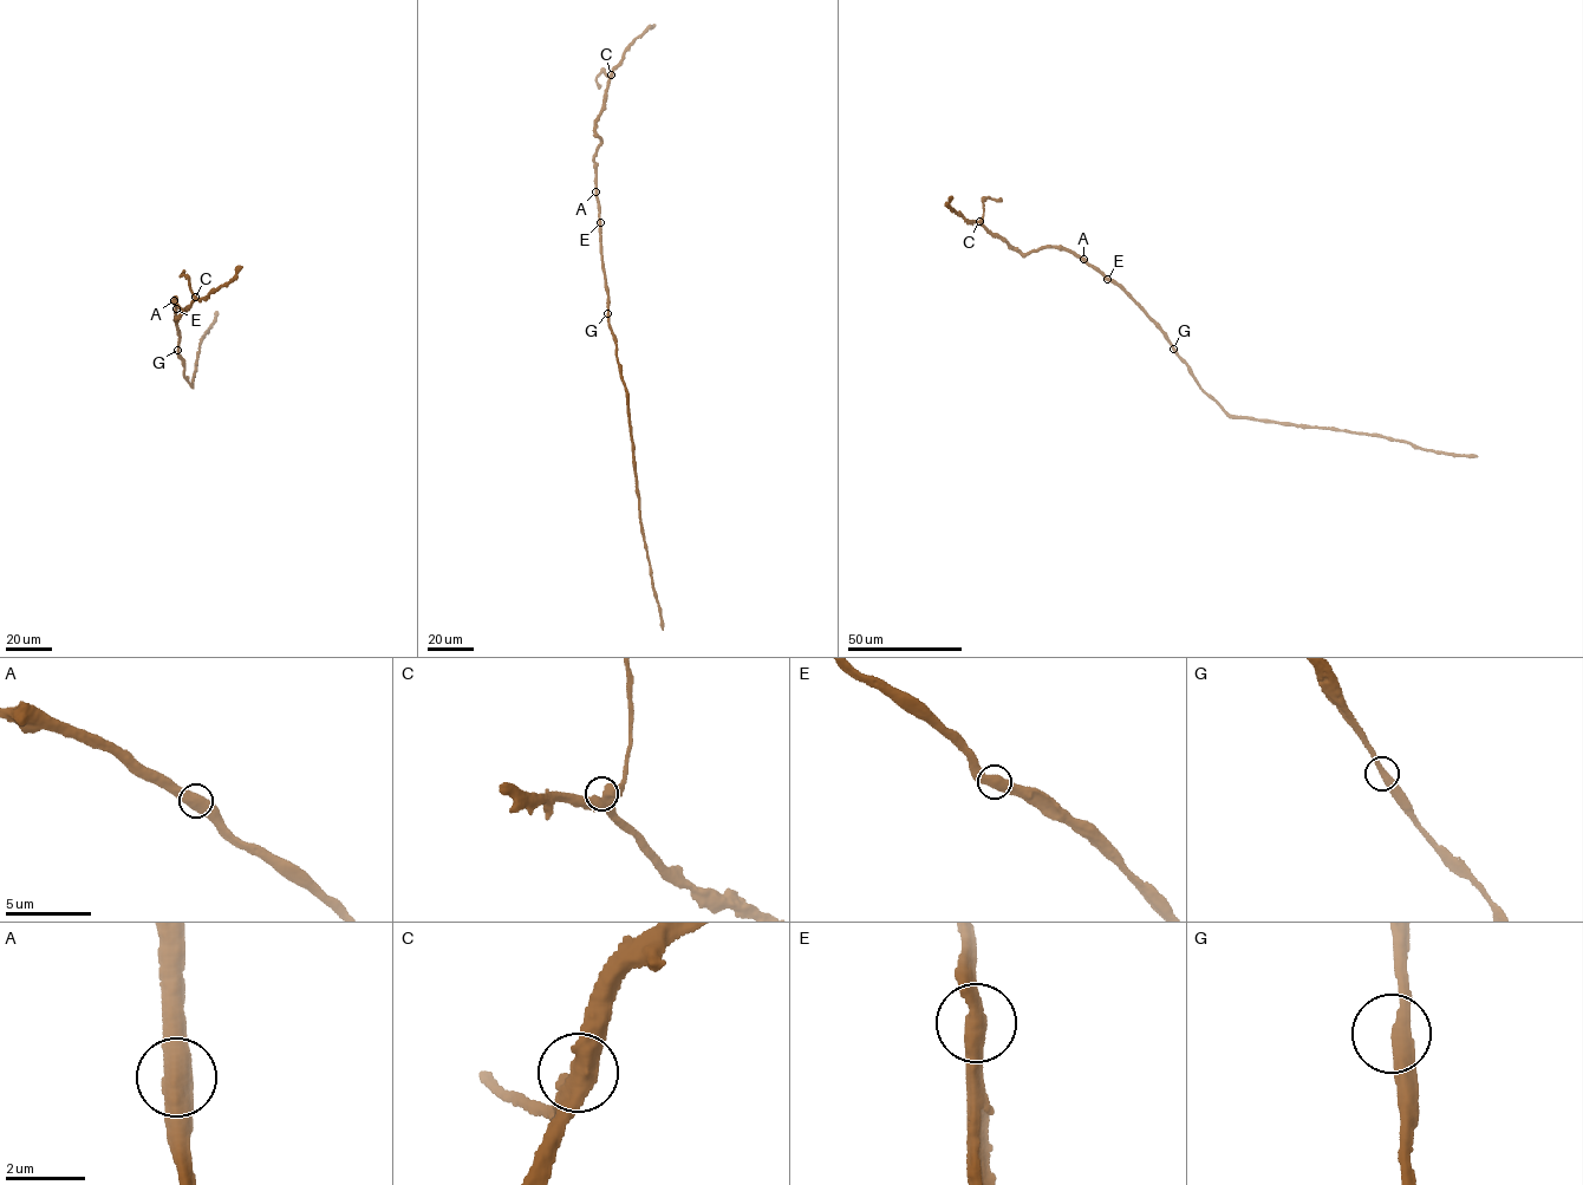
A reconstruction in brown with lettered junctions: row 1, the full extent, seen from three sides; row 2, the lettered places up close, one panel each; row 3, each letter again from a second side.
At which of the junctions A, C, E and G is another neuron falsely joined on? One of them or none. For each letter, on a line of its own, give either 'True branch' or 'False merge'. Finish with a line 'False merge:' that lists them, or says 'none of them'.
A: True branch
C: True branch
E: True branch
G: True branch
False merge: none of them

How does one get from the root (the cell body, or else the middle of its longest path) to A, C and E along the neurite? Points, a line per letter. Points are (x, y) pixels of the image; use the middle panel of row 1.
A: (607, 314), (595, 191)
C: (607, 314), (593, 156), (601, 142), (594, 123), (611, 75)
E: (607, 314), (599, 222)

